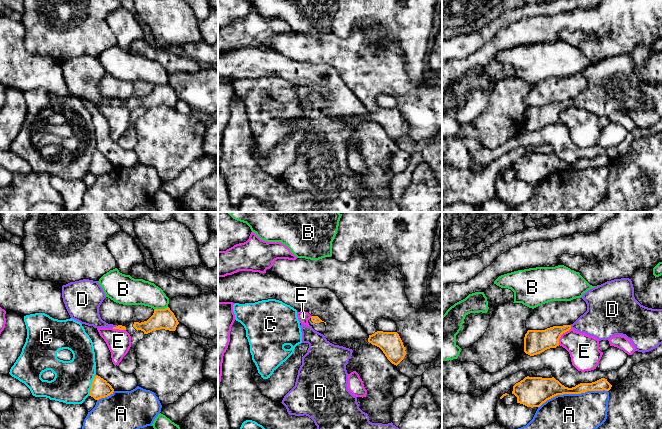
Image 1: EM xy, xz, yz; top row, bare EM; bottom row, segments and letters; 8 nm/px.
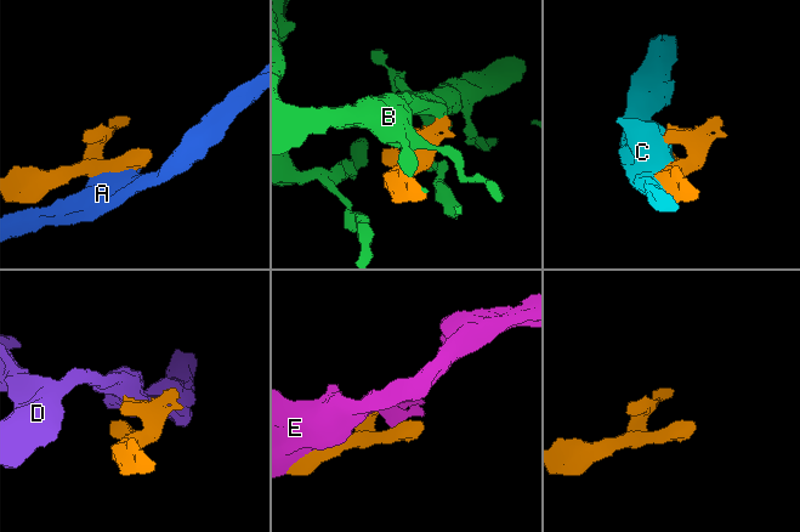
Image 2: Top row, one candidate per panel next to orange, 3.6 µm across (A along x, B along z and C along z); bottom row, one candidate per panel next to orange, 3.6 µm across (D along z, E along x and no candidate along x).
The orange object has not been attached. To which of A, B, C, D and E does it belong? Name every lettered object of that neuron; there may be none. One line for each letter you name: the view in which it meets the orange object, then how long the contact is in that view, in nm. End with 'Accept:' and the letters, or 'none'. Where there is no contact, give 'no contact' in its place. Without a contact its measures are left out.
D: contact in yz; length 30 nm
Accept: D

